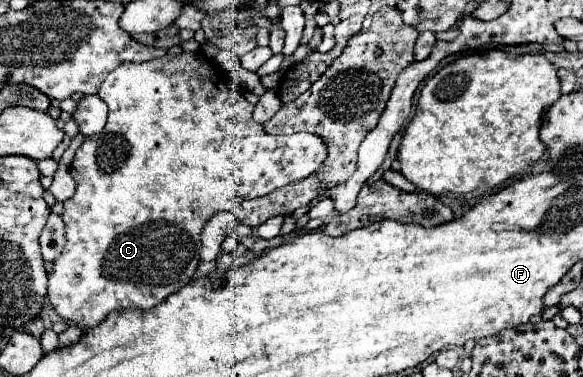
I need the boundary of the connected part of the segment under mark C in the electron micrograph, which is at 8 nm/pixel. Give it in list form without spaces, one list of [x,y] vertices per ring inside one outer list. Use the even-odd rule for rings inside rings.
[[[183,51],[181,55],[167,53],[165,57],[143,61],[143,63],[123,63],[115,71],[111,71],[107,75],[107,79],[101,83],[97,95],[109,105],[107,125],[103,127],[101,133],[85,137],[81,147],[75,151],[69,171],[71,171],[71,177],[75,179],[77,189],[75,189],[75,195],[65,201],[65,213],[61,215],[65,221],[67,243],[65,243],[61,257],[53,263],[53,273],[49,275],[49,293],[47,293],[49,303],[63,319],[79,325],[81,329],[91,329],[91,327],[99,325],[111,311],[117,311],[117,309],[149,311],[149,309],[157,307],[161,301],[165,301],[169,295],[177,293],[181,289],[181,285],[187,285],[199,263],[201,229],[203,229],[205,221],[213,213],[221,211],[221,205],[225,205],[225,193],[221,193],[221,189],[225,189],[225,185],[221,185],[221,161],[225,161],[225,157],[229,157],[227,161],[231,161],[229,165],[225,165],[225,169],[229,171],[229,183],[233,183],[231,201],[235,201],[235,203],[241,203],[243,199],[251,199],[251,197],[263,197],[279,187],[297,183],[297,181],[309,177],[311,173],[315,173],[321,167],[321,163],[325,161],[327,145],[325,145],[323,137],[319,137],[319,135],[313,135],[313,133],[293,133],[293,135],[279,135],[279,137],[267,135],[263,125],[255,123],[251,117],[255,105],[251,105],[238,90],[223,83],[221,71],[215,71],[215,69],[217,69],[215,63],[211,63],[211,59],[207,59],[203,53]]]

